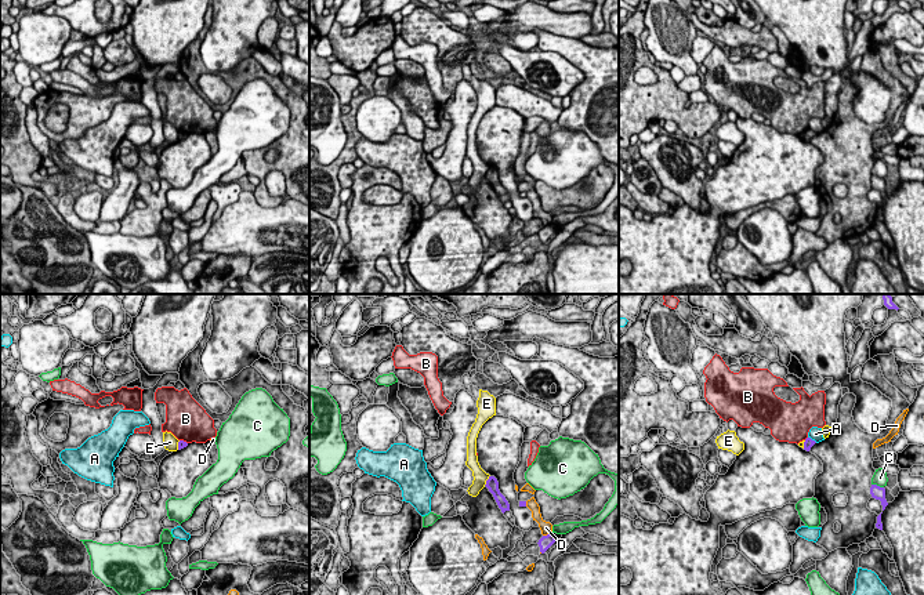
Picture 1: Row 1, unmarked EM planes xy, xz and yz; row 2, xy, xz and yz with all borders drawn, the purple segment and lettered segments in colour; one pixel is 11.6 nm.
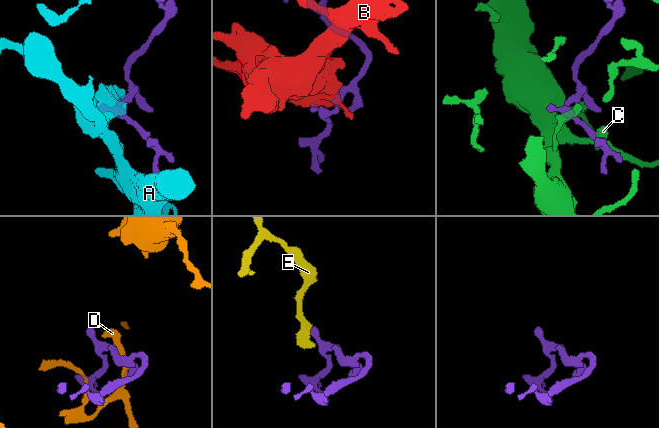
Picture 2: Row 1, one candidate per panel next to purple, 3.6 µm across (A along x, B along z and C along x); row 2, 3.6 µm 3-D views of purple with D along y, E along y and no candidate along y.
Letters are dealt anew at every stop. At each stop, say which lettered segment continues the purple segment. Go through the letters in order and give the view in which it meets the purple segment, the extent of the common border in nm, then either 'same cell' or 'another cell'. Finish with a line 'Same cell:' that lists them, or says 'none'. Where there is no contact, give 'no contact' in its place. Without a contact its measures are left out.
A: contact in yz; length 130 nm; another cell
B: contact in xy; length 110 nm; another cell
C: contact in yz; length 150 nm; another cell
D: contact in xz; length 110 nm; another cell
E: contact in xz; length 140 nm; another cell
Same cell: none

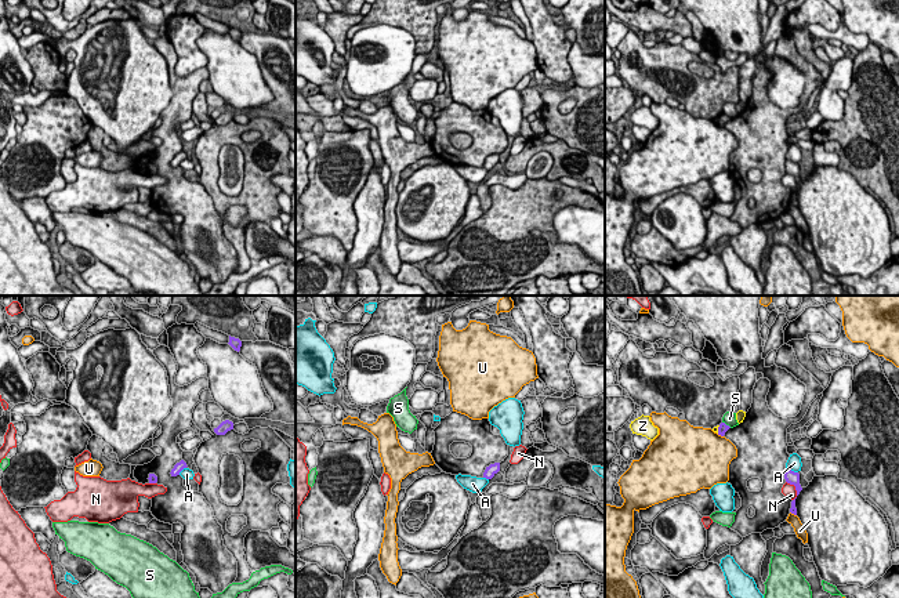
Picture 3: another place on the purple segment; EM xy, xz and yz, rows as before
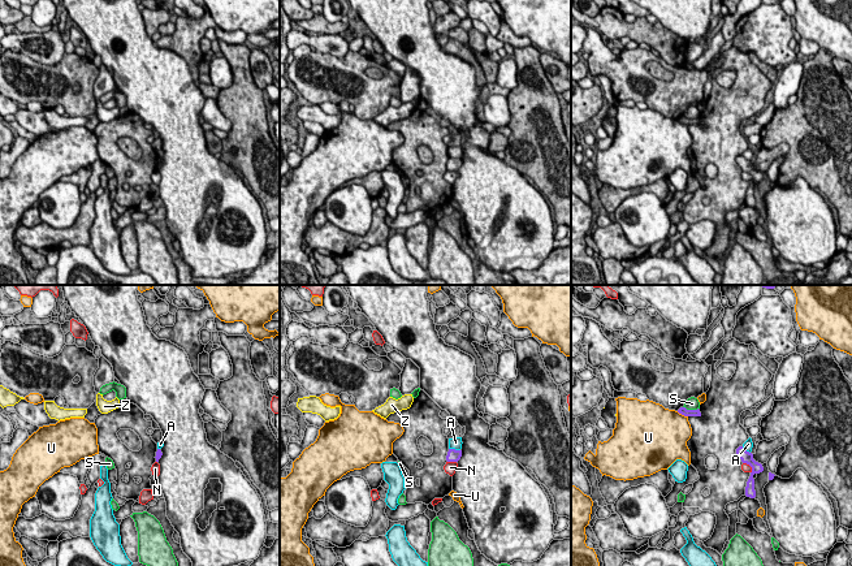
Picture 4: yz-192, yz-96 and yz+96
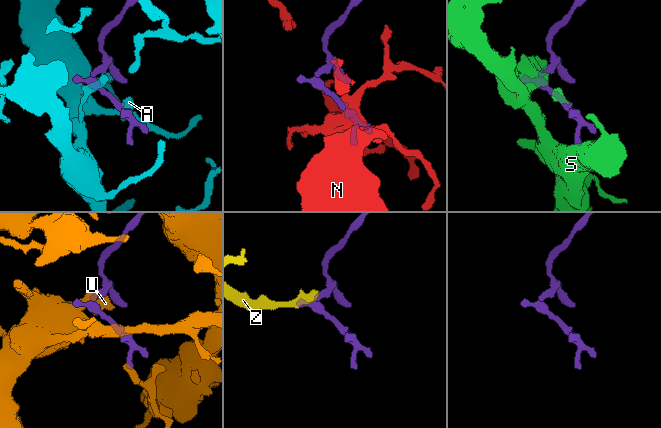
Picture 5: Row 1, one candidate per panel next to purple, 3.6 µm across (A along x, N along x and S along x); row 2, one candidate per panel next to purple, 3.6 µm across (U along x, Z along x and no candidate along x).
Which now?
A: contact in yz; length 150 nm; another cell
N: contact in yz; length 260 nm; another cell
S: contact in yz; length 130 nm; another cell
U: contact in yz; length 100 nm; another cell
Z: contact in yz; length 100 nm; another cell
Same cell: none

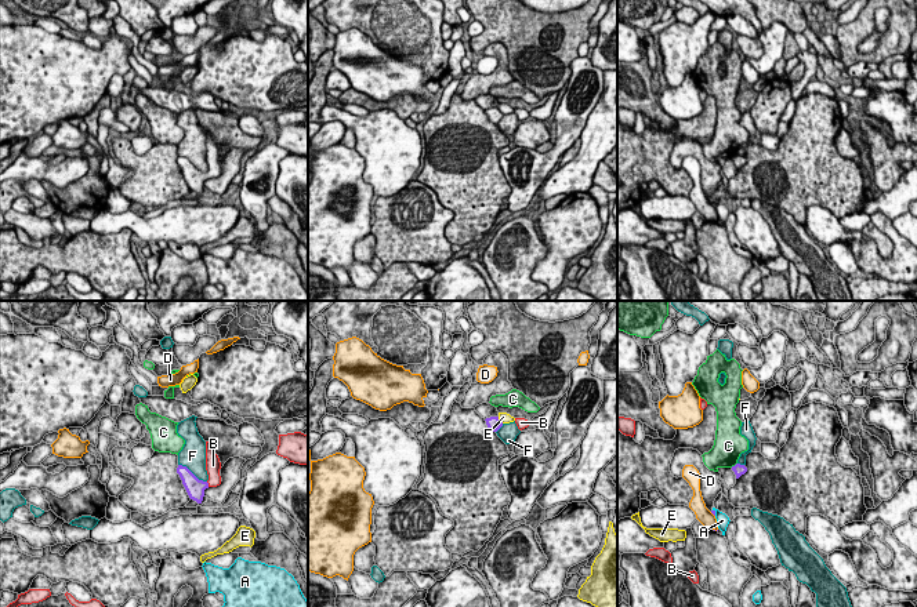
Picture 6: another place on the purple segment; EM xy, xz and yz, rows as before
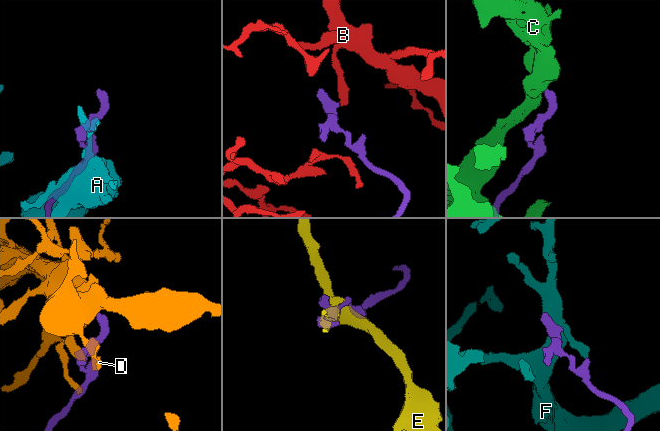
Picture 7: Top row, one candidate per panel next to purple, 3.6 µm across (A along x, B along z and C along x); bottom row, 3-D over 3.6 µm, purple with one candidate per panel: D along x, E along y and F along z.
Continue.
A: contact in yz; length 90 nm; another cell
B: contact in xy; length 70 nm; same cell
C: contact in yz; length 100 nm; another cell
D: contact in yz; length 80 nm; another cell
E: contact in xz; length 110 nm; another cell
F: contact in xy; length 400 nm; another cell
Same cell: B

